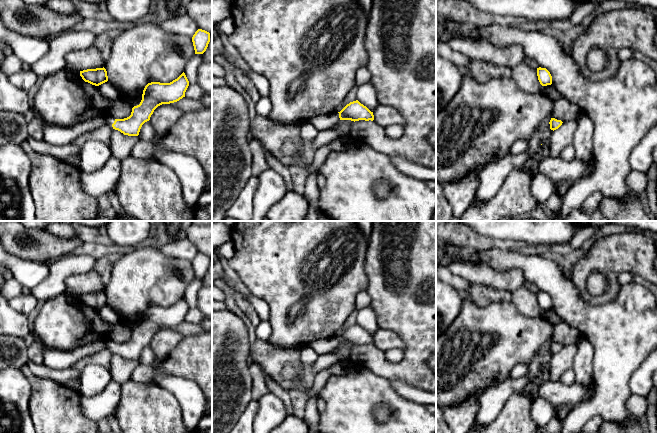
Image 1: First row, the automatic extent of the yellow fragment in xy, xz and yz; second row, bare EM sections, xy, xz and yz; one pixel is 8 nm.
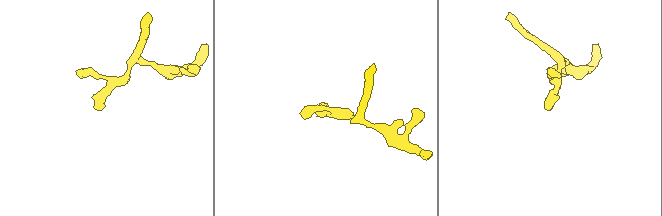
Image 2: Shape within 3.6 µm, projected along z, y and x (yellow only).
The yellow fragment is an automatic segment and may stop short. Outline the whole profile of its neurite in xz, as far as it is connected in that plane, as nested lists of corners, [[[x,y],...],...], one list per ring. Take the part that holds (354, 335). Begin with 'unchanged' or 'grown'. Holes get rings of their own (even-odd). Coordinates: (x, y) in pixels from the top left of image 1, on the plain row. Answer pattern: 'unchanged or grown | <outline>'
grown | [[[358,324],[347,328],[340,336],[334,336],[329,339],[317,339],[307,344],[306,346],[314,349],[319,355],[330,353],[340,344],[351,345],[373,345],[374,339],[366,330]]]

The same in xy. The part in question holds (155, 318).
grown | [[[184,296],[170,307],[148,307],[143,314],[140,328],[134,330],[131,339],[124,343],[106,339],[92,342],[75,351],[63,352],[47,347],[35,333],[34,340],[43,346],[43,364],[51,369],[73,368],[81,359],[104,349],[112,350],[124,359],[138,360],[142,349],[150,344],[154,334],[162,328],[174,327],[185,321],[188,310],[189,305]]]

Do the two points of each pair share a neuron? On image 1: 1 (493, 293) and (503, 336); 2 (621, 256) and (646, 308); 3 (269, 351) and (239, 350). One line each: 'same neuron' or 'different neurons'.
1: different neurons
2: different neurons
3: different neurons

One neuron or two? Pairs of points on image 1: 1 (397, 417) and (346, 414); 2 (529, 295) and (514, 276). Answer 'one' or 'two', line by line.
1: one
2: two

